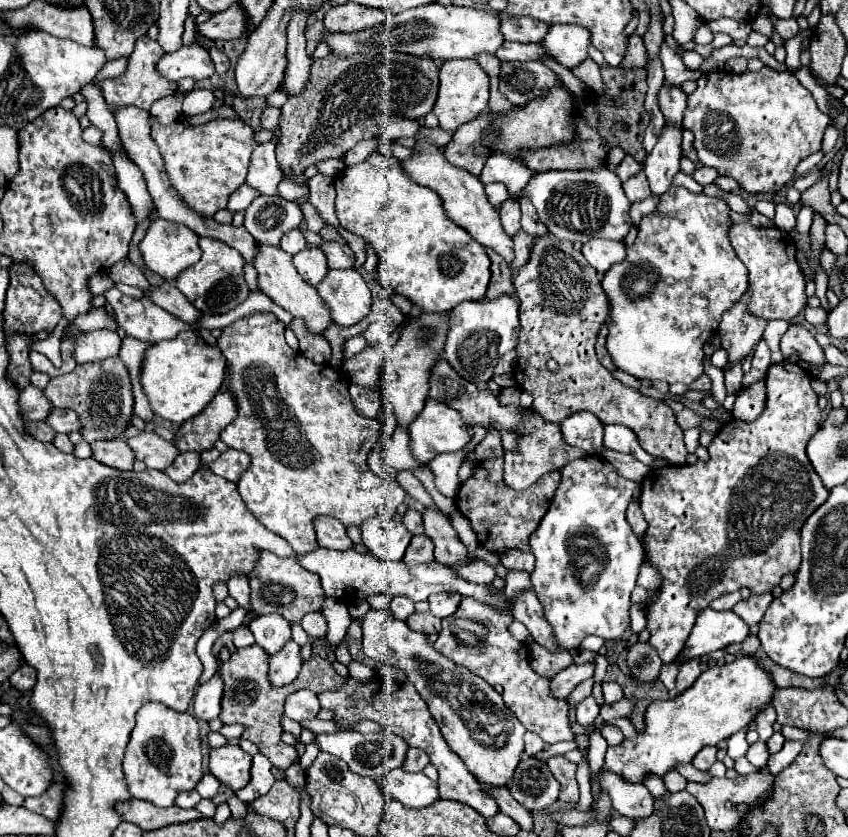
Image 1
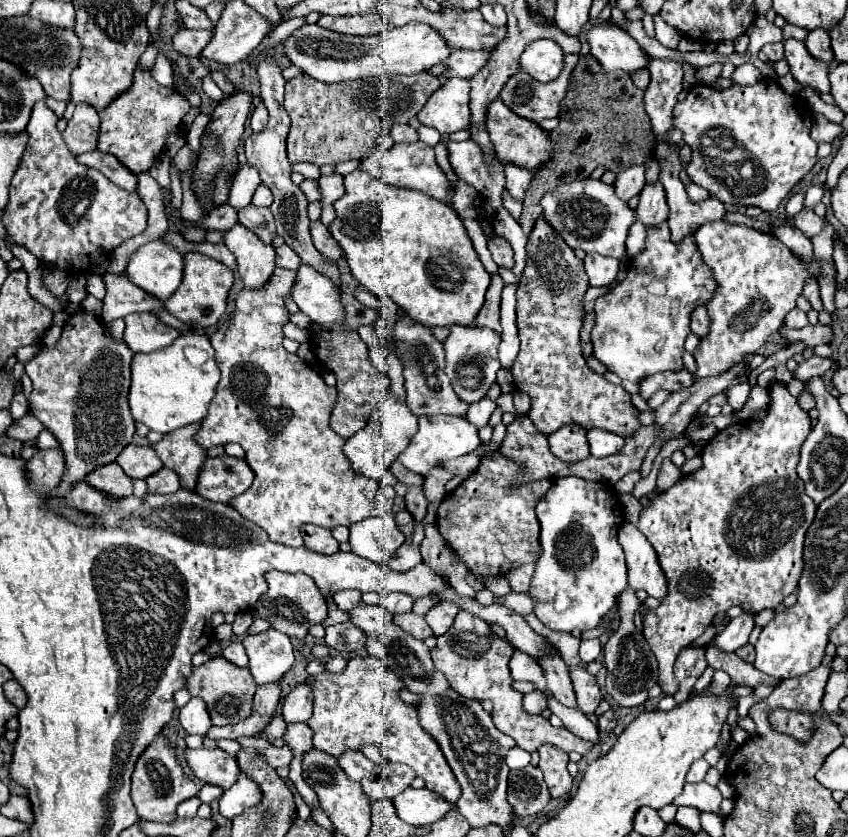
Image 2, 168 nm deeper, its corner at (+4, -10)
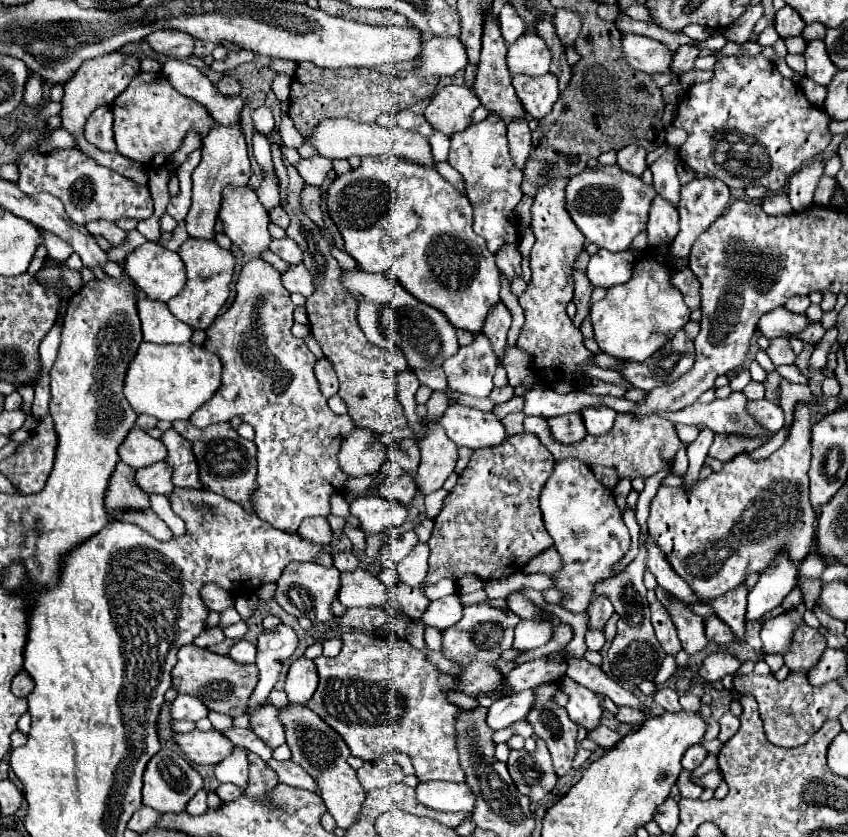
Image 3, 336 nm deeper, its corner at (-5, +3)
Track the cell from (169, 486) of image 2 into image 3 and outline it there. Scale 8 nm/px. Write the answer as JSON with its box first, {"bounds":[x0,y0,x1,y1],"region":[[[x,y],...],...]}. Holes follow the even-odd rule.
{"bounds":[135,462,173,496],"region":[[[163,462],[135,470],[135,482],[147,494],[169,496],[173,492],[173,488],[171,488],[171,468],[167,468],[167,464],[163,464]]]}

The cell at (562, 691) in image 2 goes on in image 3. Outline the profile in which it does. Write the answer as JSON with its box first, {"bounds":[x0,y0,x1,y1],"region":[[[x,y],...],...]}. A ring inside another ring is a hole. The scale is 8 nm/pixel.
{"bounds":[561,676,603,732],"region":[[[567,676],[561,678],[561,690],[565,694],[569,694],[569,702],[567,702],[567,714],[569,718],[583,726],[587,732],[595,730],[601,724],[601,716],[603,716],[603,706],[601,700],[595,692],[583,688],[581,684],[575,684],[573,680],[569,680]]]}

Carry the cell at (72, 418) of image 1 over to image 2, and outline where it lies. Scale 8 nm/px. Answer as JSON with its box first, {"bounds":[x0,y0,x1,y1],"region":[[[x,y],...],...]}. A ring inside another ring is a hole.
{"bounds":[6,413,44,441],"region":[[[26,413],[22,419],[14,421],[14,425],[10,425],[10,433],[6,433],[6,435],[16,437],[20,441],[32,441],[42,431],[44,431],[44,425],[32,413]]]}

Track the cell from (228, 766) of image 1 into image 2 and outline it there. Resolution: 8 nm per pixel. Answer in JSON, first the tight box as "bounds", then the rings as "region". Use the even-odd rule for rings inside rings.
{"bounds":[186,749,240,791],"region":[[[186,749],[186,759],[190,769],[202,783],[218,785],[224,791],[230,789],[240,775],[236,757],[228,755],[222,749]]]}

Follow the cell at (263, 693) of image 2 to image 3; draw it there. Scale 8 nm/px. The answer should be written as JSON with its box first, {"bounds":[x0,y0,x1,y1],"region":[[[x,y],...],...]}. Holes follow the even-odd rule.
{"bounds":[251,704,285,748],"region":[[[263,704],[263,708],[259,708],[255,716],[251,716],[251,730],[271,748],[277,748],[285,742],[283,726],[277,718],[277,708],[271,704]]]}

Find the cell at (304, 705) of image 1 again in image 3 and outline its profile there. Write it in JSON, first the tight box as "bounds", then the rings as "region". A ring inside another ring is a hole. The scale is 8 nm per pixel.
{"bounds":[285,656,317,704],"region":[[[301,656],[297,658],[285,678],[285,694],[291,702],[297,704],[307,704],[307,700],[313,696],[315,686],[317,686],[317,668],[315,662]]]}

